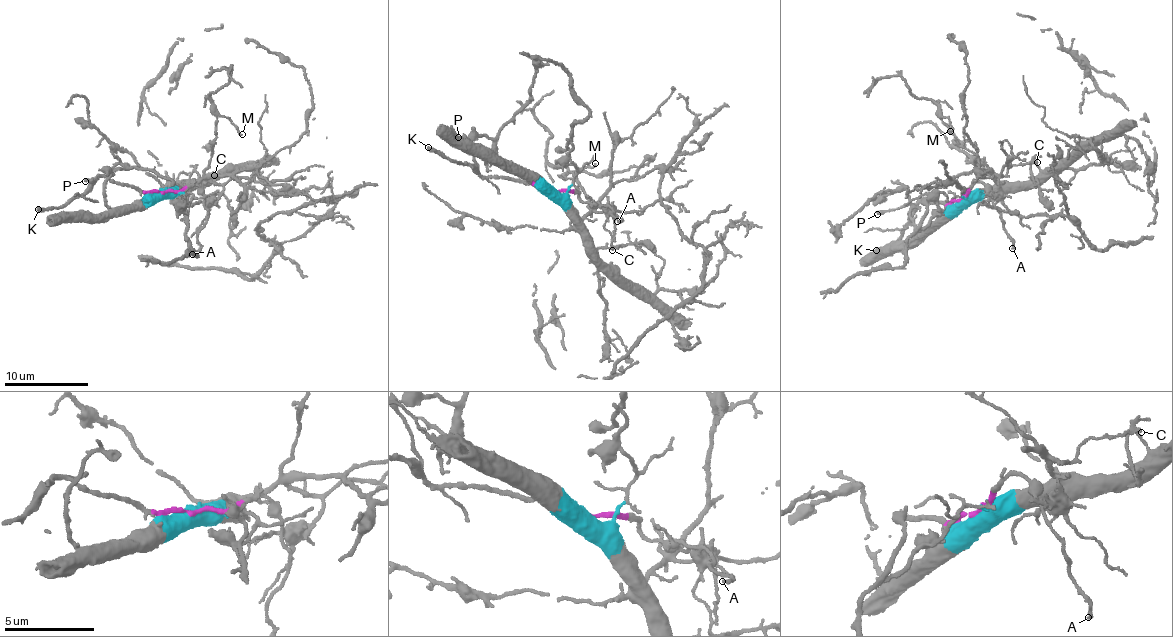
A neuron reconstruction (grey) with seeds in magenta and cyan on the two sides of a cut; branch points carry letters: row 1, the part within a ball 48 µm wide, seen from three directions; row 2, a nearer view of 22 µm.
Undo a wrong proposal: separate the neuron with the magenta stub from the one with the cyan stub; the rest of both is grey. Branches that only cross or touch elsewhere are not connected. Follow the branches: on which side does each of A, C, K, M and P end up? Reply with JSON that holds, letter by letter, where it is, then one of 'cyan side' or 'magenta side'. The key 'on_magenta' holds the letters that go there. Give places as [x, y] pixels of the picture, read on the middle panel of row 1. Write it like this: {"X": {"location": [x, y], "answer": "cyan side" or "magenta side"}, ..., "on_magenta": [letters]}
{"A": {"location": [617, 221], "answer": "magenta side"}, "C": {"location": [612, 250], "answer": "cyan side"}, "K": {"location": [428, 147], "answer": "magenta side"}, "M": {"location": [595, 163], "answer": "cyan side"}, "P": {"location": [458, 137], "answer": "magenta side"}, "on_magenta": ["A", "K", "P"]}

